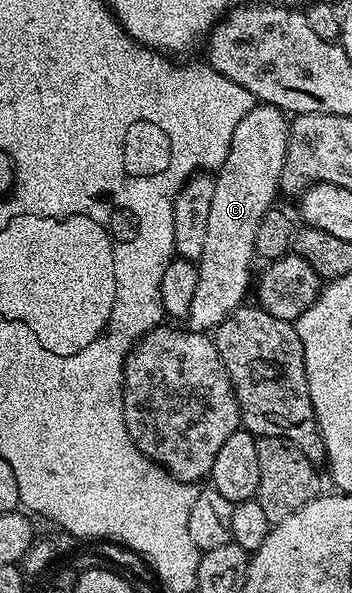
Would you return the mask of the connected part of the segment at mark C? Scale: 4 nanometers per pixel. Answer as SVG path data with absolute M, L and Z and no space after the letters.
M259 103L233 129L233 141L229 145L229 153L219 166L214 176L213 205L209 205L209 225L205 225L205 249L201 249L201 257L197 261L197 290L193 292L193 302L189 305L185 323L190 330L204 333L214 332L225 317L229 317L236 309L244 306L249 295L249 286L253 281L251 262L256 262L255 238L257 225L261 225L261 217L272 210L275 191L280 190L279 178L283 172L285 153L287 152L287 129L289 119L278 107L270 103Z

